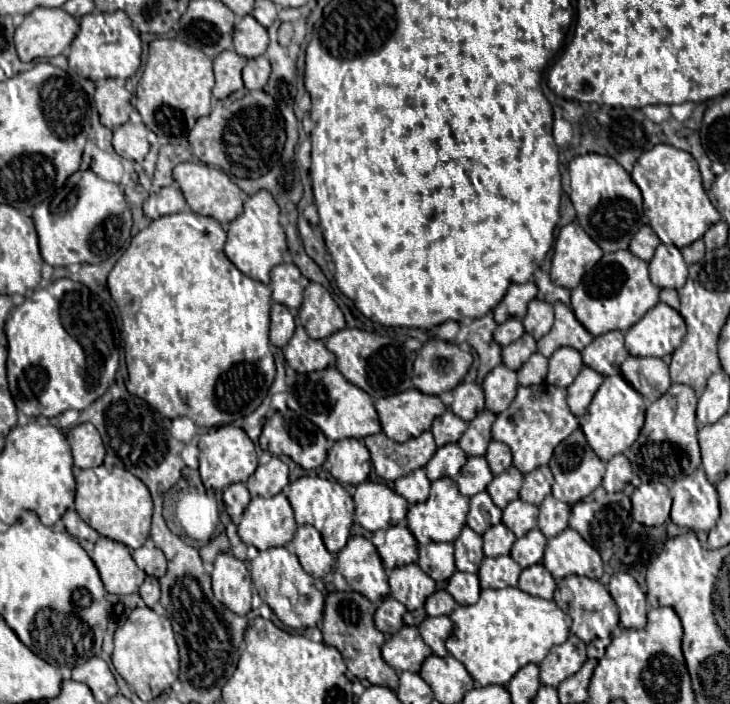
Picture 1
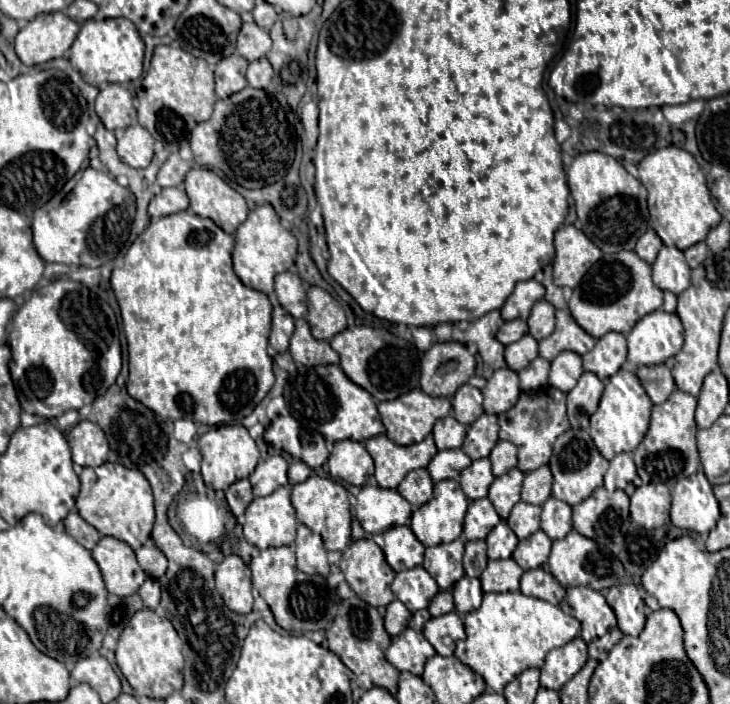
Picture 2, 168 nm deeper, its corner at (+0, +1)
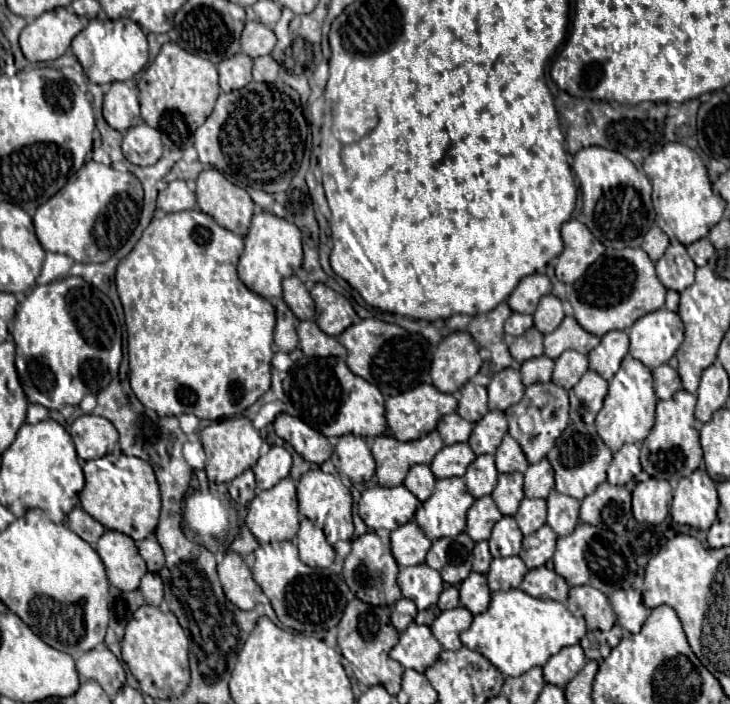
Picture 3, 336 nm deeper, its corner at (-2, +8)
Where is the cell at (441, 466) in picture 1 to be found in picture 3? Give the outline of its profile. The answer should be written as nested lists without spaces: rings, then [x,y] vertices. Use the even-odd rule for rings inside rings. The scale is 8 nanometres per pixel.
[[[455,443],[449,447],[443,447],[433,463],[431,463],[431,471],[437,479],[443,477],[463,477],[467,467],[475,461],[475,453],[469,449],[467,443]]]

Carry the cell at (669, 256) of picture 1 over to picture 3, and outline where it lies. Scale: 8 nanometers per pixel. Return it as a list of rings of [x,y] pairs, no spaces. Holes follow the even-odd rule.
[[[679,241],[671,243],[665,251],[665,255],[657,261],[657,277],[659,281],[673,291],[683,291],[685,287],[689,287],[695,279],[695,263],[691,261],[691,257],[687,255],[685,245],[681,245]]]

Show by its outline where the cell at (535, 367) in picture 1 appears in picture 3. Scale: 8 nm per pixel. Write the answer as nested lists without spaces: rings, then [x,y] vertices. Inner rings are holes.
[[[545,355],[529,359],[521,365],[521,375],[523,375],[523,385],[533,385],[533,383],[547,383],[551,381],[553,373],[553,361]]]

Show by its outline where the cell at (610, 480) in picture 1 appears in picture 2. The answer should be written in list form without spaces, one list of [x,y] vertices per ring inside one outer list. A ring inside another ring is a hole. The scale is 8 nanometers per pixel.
[[[617,454],[611,462],[609,462],[609,470],[605,474],[605,488],[609,492],[617,490],[617,488],[625,488],[629,482],[633,482],[637,476],[635,464],[631,454]]]

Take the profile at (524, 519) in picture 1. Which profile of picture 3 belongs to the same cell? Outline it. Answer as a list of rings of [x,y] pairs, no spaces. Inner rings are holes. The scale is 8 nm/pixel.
[[[523,499],[519,511],[515,513],[515,519],[519,523],[519,529],[523,535],[535,533],[539,527],[545,525],[545,513],[547,513],[547,503],[545,499]]]

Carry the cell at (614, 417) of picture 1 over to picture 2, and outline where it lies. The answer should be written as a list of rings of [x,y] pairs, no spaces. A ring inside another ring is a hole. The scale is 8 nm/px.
[[[621,368],[615,376],[607,378],[605,390],[599,402],[599,408],[595,414],[591,414],[589,424],[589,436],[593,438],[599,452],[611,462],[611,458],[619,452],[631,452],[639,446],[643,440],[647,428],[649,428],[649,416],[651,416],[653,402],[645,394],[639,378],[629,368]]]

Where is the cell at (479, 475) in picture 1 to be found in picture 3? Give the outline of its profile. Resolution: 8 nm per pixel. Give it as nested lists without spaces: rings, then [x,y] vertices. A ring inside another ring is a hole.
[[[479,455],[465,473],[465,485],[469,493],[479,499],[483,495],[491,495],[497,485],[497,469],[493,455]]]

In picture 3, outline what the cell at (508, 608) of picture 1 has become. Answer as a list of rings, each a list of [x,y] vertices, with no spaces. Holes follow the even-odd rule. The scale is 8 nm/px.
[[[519,589],[493,593],[485,613],[475,615],[469,629],[461,633],[465,647],[485,655],[505,677],[517,677],[531,667],[543,667],[551,655],[575,645],[585,637],[585,619],[575,617],[563,603],[541,601]]]

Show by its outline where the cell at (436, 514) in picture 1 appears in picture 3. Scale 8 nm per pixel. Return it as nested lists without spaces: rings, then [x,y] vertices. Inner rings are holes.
[[[461,477],[437,479],[433,495],[417,507],[415,521],[431,541],[455,537],[465,531],[465,517],[473,501]]]

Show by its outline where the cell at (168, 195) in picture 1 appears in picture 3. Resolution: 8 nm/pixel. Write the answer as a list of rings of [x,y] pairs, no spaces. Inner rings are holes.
[[[171,181],[167,185],[167,189],[163,189],[159,193],[157,199],[157,207],[165,213],[173,213],[173,211],[187,211],[193,209],[197,205],[195,201],[195,193],[189,189],[189,185],[185,181]]]

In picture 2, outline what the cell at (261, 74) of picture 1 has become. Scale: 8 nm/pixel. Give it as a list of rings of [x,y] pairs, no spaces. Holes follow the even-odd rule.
[[[267,58],[249,62],[247,82],[249,82],[251,88],[267,88],[269,82],[271,82],[271,78],[273,78],[273,68],[271,68],[271,64],[269,64]]]

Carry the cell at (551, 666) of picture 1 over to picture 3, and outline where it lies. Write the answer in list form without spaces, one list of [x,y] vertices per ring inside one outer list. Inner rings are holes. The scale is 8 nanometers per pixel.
[[[571,645],[561,649],[557,655],[553,655],[547,665],[543,667],[545,681],[557,687],[565,687],[585,665],[585,653],[579,645]]]

